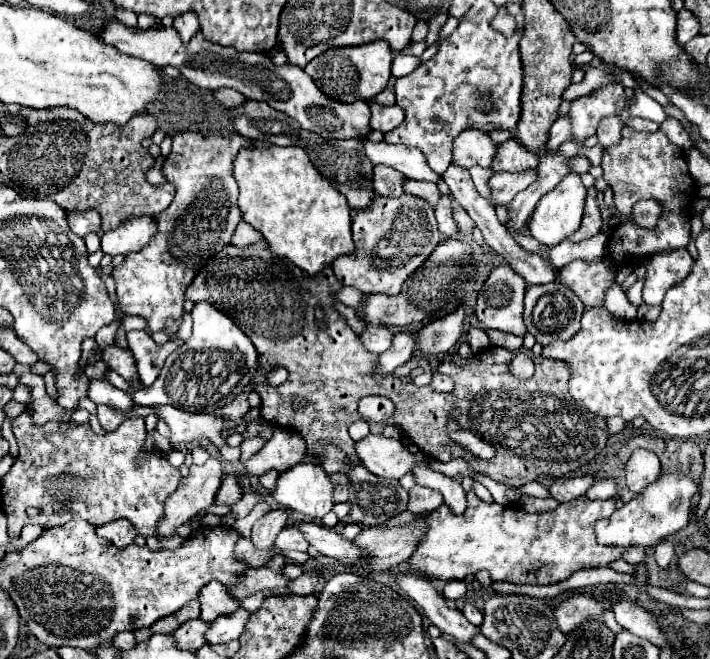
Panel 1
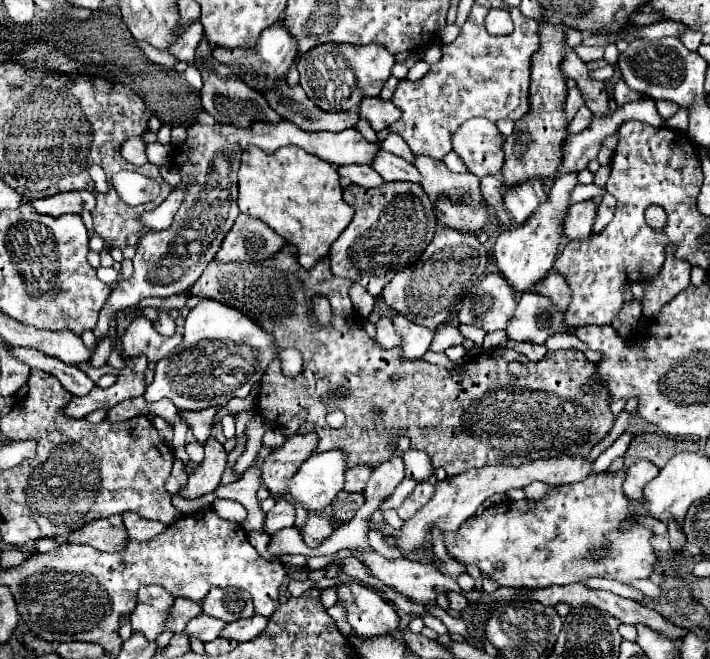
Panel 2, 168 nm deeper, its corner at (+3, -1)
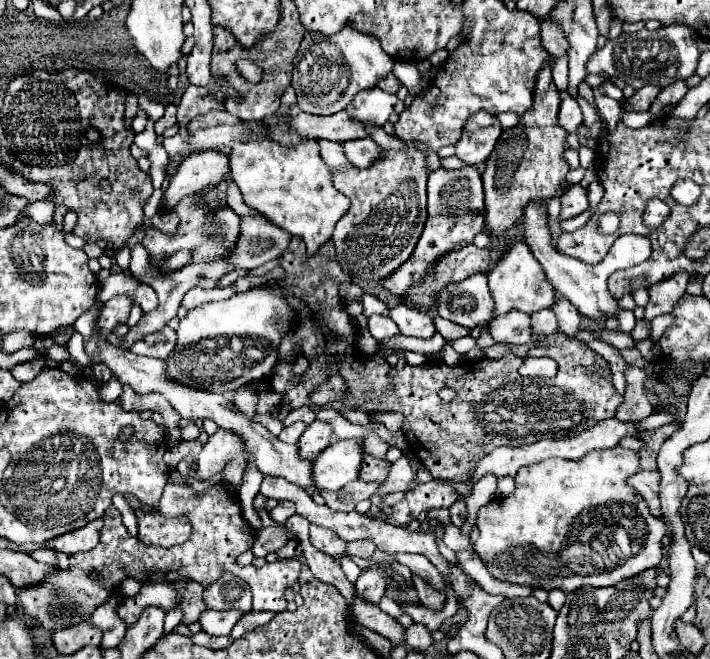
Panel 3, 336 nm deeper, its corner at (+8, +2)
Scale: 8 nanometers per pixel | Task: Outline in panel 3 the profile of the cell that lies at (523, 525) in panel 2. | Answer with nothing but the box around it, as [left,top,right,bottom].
[476,446,668,592]

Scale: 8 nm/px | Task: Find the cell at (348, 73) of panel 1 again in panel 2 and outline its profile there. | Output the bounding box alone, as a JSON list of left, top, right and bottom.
[297,43,395,111]

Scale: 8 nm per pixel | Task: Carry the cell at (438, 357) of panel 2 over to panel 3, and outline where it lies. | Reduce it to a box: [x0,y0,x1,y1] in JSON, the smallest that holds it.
[368,316,400,340]

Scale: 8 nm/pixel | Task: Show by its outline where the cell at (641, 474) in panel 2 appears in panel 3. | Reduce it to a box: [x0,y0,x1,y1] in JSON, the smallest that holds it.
[626,470,662,518]

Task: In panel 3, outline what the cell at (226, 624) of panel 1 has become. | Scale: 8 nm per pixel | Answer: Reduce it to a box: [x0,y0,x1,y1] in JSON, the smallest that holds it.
[230,612,274,638]

